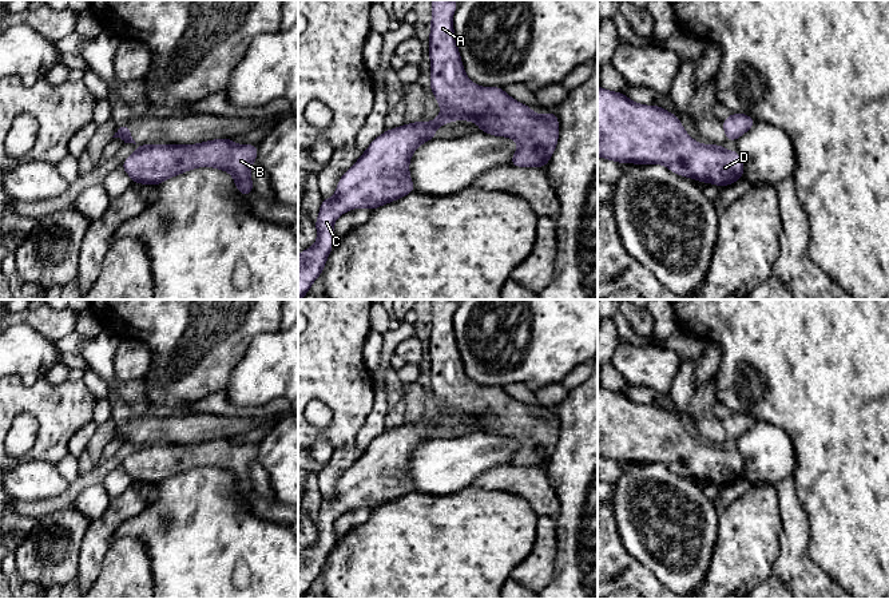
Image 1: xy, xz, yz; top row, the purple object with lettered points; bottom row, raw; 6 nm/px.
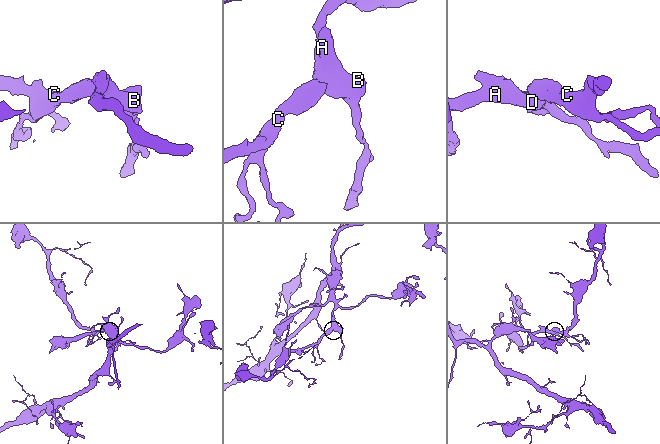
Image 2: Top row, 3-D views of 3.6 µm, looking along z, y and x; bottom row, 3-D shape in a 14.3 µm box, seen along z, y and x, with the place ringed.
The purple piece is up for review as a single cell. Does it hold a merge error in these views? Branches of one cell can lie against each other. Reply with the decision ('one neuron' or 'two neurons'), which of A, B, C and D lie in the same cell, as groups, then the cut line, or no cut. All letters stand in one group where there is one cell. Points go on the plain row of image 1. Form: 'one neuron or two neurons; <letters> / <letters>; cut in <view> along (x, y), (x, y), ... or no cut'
two neurons; A B D / C; cut in xz along (440, 415), (447, 421)

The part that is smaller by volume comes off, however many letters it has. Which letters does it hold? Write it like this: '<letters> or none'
C

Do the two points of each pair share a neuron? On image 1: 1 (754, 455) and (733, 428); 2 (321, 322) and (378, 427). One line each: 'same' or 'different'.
1: different
2: different

